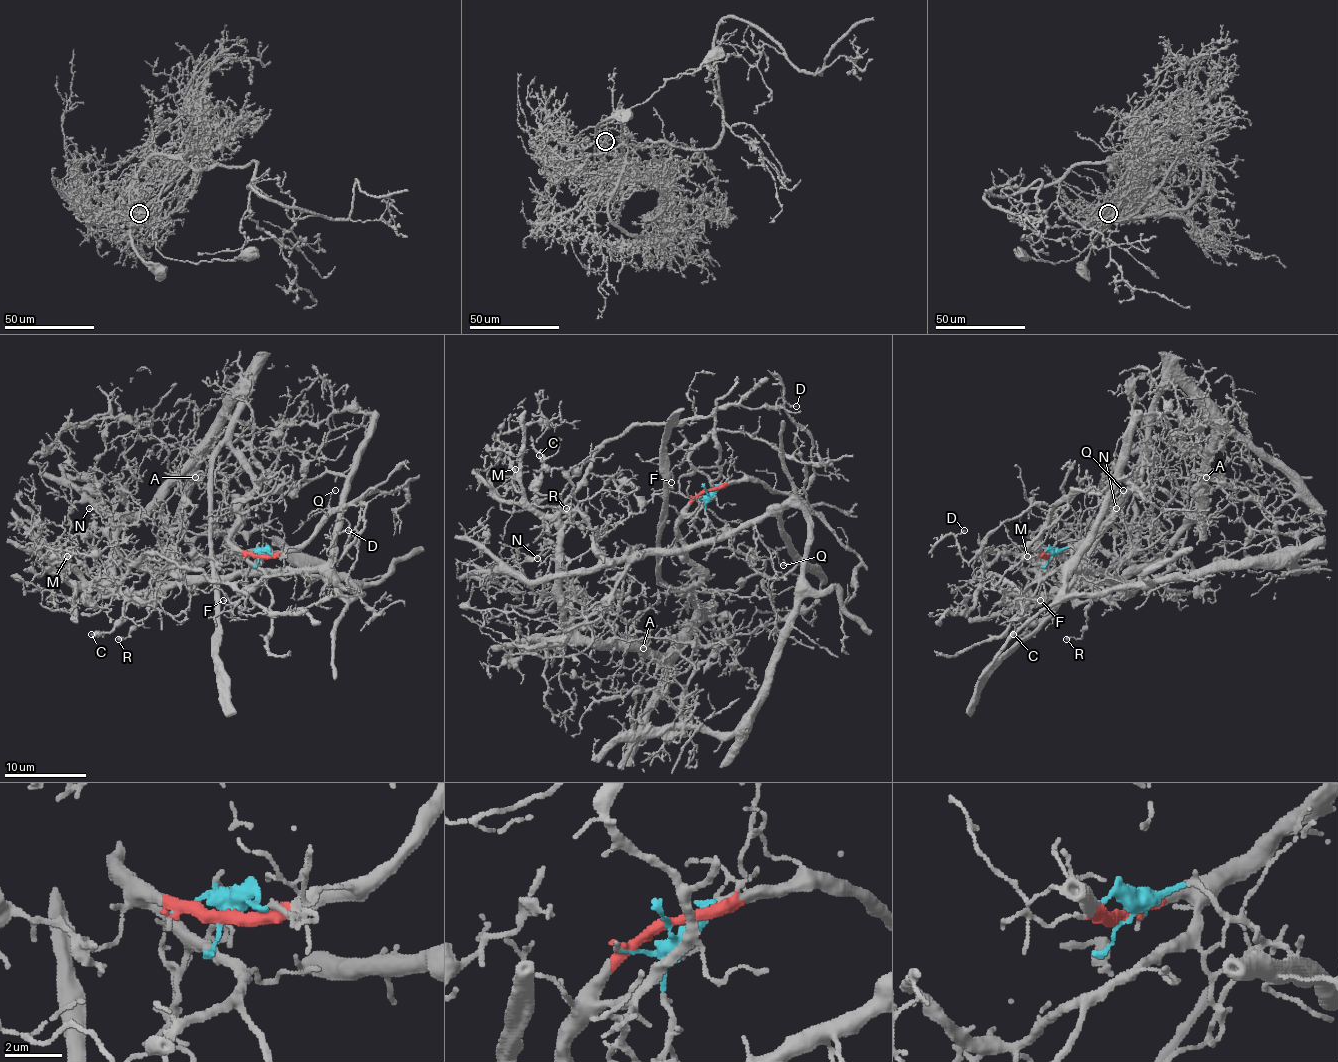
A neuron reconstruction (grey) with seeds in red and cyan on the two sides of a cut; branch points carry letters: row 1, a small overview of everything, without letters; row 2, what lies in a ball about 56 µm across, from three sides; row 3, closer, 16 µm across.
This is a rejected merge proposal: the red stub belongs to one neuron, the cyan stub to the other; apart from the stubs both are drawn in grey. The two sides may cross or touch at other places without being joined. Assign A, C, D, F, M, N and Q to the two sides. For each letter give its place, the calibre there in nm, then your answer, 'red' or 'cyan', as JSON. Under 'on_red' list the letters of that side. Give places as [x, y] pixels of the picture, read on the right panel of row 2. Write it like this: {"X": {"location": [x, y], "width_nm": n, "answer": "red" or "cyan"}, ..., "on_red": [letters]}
{"A": {"location": [1206, 477], "width_nm": 110, "answer": "red"}, "C": {"location": [1013, 634], "width_nm": 180, "answer": "cyan"}, "D": {"location": [964, 530], "width_nm": 150, "answer": "red"}, "F": {"location": [1040, 600], "width_nm": 130, "answer": "red"}, "M": {"location": [1027, 556], "width_nm": 130, "answer": "red"}, "N": {"location": [1116, 508], "width_nm": 140, "answer": "red"}, "Q": {"location": [1123, 490], "width_nm": 130, "answer": "cyan"}, "on_red": ["A", "D", "F", "M", "N"]}

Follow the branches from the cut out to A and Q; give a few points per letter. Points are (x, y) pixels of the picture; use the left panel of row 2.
A: (259, 558), (230, 540), (253, 484), (230, 441), (247, 383), (179, 474), (195, 478)
Q: (259, 558), (257, 548), (257, 566), (317, 568), (327, 562), (337, 517), (329, 505), (335, 490)

